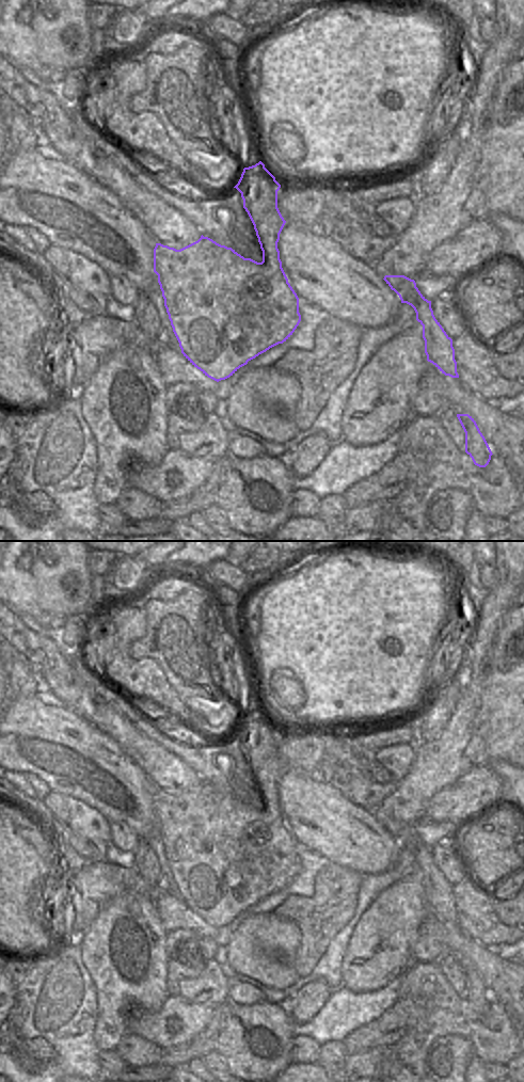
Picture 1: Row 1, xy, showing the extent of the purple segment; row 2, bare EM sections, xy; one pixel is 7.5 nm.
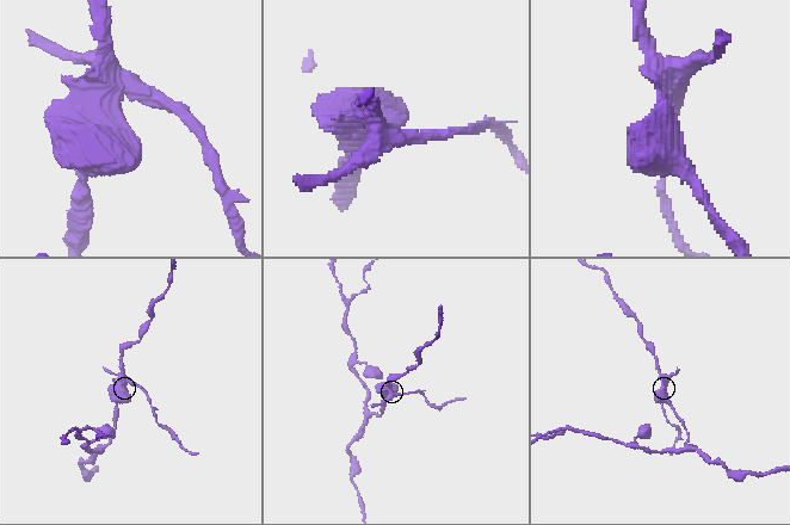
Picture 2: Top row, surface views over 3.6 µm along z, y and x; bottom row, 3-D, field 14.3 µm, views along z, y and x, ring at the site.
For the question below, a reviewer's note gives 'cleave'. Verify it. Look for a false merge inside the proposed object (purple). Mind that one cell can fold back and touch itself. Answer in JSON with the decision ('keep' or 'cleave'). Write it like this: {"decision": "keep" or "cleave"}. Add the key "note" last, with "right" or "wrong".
{"decision": "cleave", "note": "right"}

